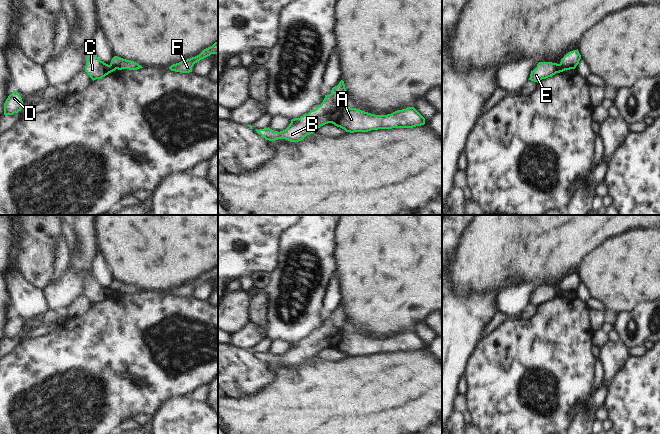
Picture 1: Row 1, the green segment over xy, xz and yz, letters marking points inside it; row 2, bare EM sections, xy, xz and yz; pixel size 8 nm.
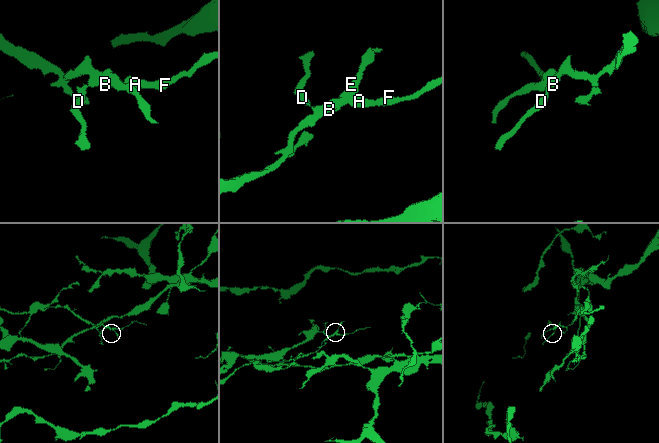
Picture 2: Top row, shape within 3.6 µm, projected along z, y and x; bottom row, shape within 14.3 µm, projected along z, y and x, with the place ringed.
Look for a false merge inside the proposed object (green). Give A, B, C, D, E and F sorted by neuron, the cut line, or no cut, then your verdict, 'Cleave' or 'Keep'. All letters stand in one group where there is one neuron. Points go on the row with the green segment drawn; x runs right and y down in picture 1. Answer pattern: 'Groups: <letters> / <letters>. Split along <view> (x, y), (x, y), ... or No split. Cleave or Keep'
Groups: A F / B C D E. Split along xz (347, 104), (339, 107), (331, 115), (330, 122). Cleave

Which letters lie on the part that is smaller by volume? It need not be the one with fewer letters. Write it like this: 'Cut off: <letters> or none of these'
Cut off: A, F

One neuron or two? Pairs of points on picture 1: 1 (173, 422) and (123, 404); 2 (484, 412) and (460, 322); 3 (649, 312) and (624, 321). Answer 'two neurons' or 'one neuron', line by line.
1: two neurons
2: two neurons
3: one neuron

